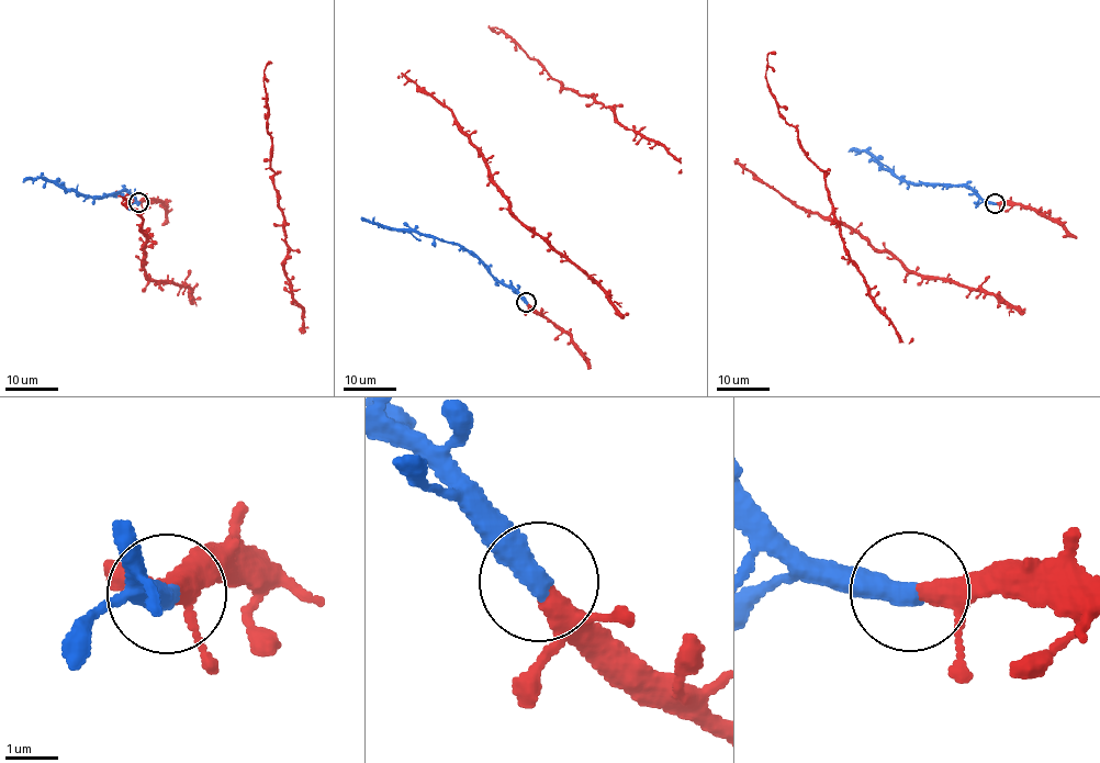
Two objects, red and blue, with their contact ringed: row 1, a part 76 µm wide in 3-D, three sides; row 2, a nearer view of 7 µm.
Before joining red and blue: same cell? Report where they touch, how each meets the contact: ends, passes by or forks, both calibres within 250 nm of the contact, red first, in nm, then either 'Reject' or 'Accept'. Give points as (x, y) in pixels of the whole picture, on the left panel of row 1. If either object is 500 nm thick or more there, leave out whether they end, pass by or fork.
Place: (138, 202). At the ring red passes by. At the ring blue ends. Thickness 280 nm (red) against 480 nm. Accept

